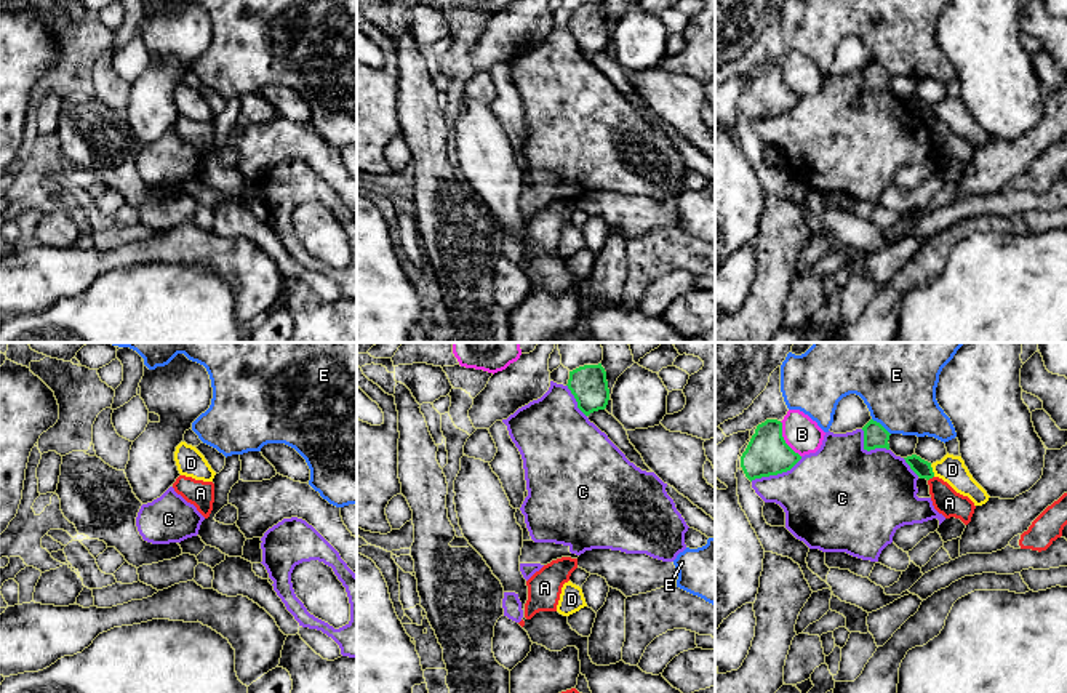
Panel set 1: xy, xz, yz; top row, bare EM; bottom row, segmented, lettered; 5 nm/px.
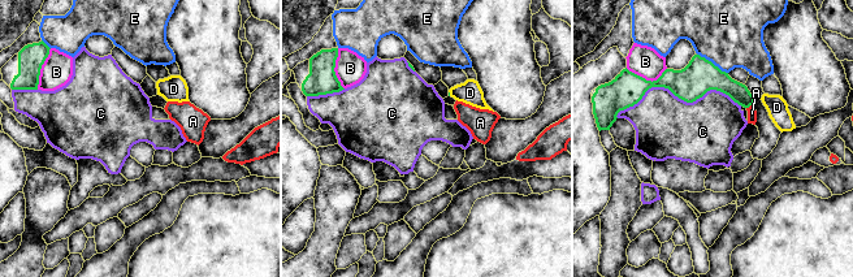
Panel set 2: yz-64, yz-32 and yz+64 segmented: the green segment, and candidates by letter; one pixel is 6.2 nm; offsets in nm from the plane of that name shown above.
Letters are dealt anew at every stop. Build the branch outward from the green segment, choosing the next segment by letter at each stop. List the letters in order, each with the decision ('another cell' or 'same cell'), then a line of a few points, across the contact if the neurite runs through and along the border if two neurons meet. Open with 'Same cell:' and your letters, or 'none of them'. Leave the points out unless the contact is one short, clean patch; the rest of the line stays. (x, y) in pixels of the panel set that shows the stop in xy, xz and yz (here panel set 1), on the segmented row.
Same cell: none of them
A: another cell | yz (933, 476), (928, 480)
B: another cell
C: another cell
D: another cell
E: another cell

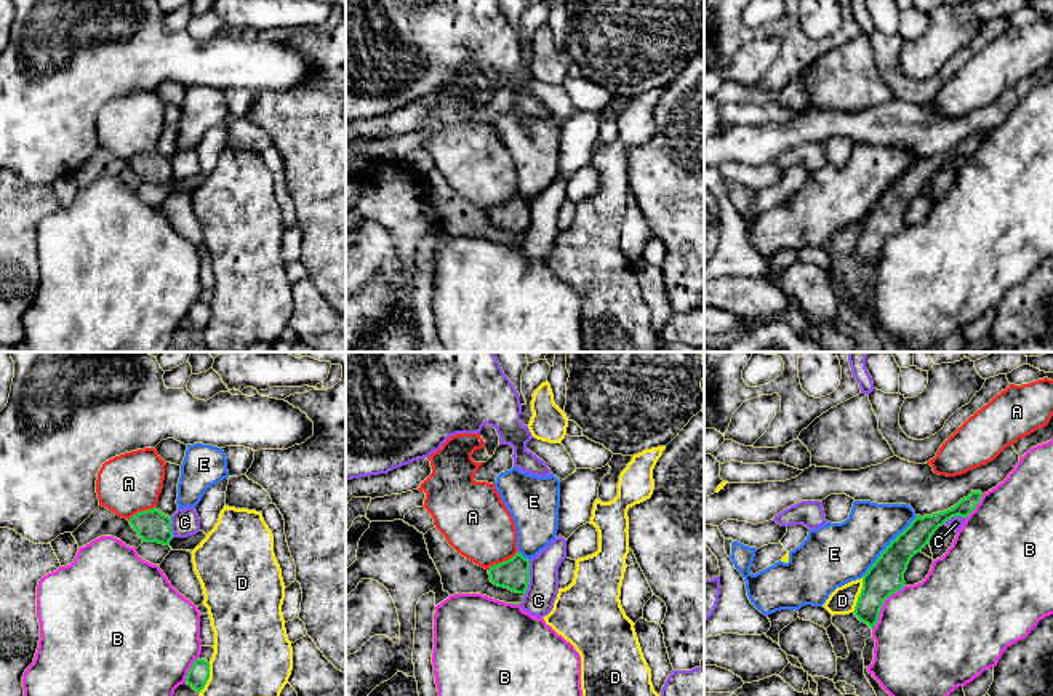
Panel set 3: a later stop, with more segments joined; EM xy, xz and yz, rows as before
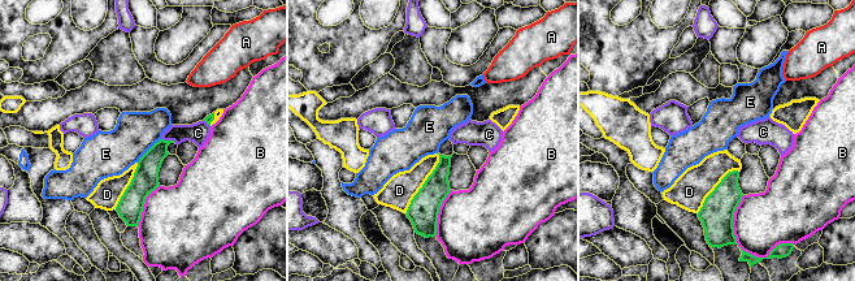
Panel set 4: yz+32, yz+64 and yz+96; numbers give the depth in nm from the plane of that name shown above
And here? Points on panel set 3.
Same cell: none of them
A: another cell
B: another cell
C: another cell
D: another cell
E: another cell

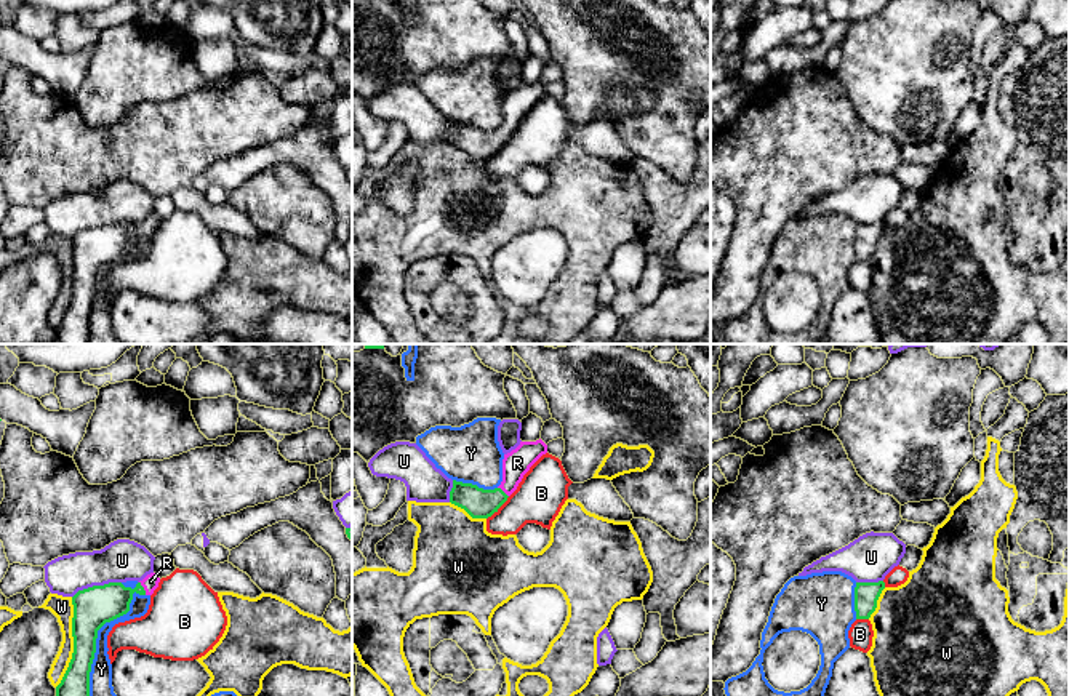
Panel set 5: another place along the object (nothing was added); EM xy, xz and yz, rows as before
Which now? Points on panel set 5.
Same cell: R
B: another cell
R: same cell | xy (96, 605), (143, 588), (151, 581)
U: another cell
W: another cell
Y: another cell

